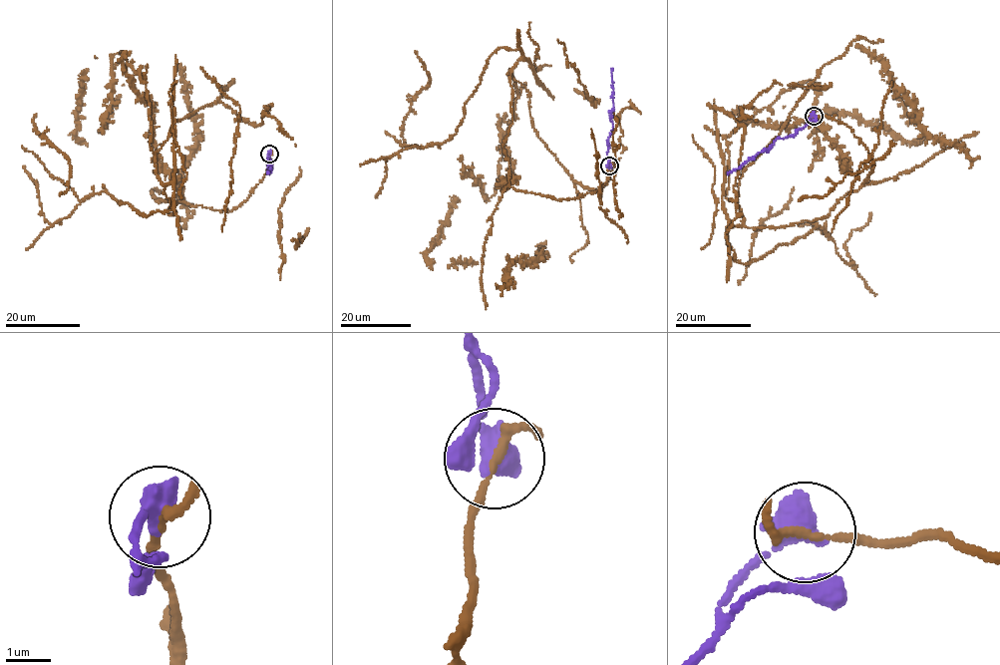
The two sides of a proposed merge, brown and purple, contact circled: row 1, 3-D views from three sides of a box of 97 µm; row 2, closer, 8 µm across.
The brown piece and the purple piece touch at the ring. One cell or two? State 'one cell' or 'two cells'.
one cell

